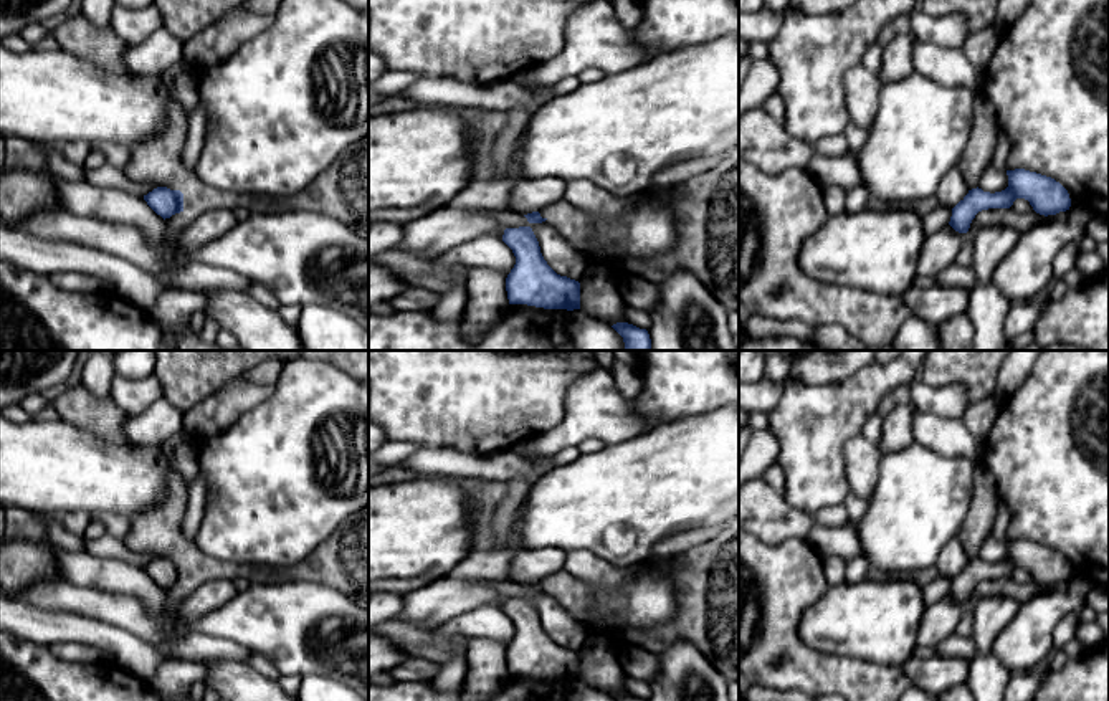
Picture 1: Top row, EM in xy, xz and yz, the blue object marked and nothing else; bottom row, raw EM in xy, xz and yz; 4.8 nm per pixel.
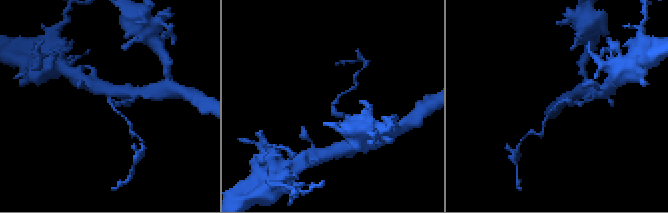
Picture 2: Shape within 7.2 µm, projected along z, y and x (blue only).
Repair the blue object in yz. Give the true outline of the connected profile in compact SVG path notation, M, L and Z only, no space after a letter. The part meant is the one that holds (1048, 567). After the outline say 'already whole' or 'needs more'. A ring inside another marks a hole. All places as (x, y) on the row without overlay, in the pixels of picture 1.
M1025 539L1007 541L1007 546L1008 557L1002 562L990 564L978 557L969 560L952 579L949 595L959 603L967 603L978 582L1010 579L1016 569L1028 570L1033 580L1045 587L1069 580L1069 564L1054 549Z | already whole

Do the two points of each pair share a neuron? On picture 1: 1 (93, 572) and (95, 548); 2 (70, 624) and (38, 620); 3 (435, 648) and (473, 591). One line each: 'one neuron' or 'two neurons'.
1: two neurons
2: one neuron
3: two neurons

